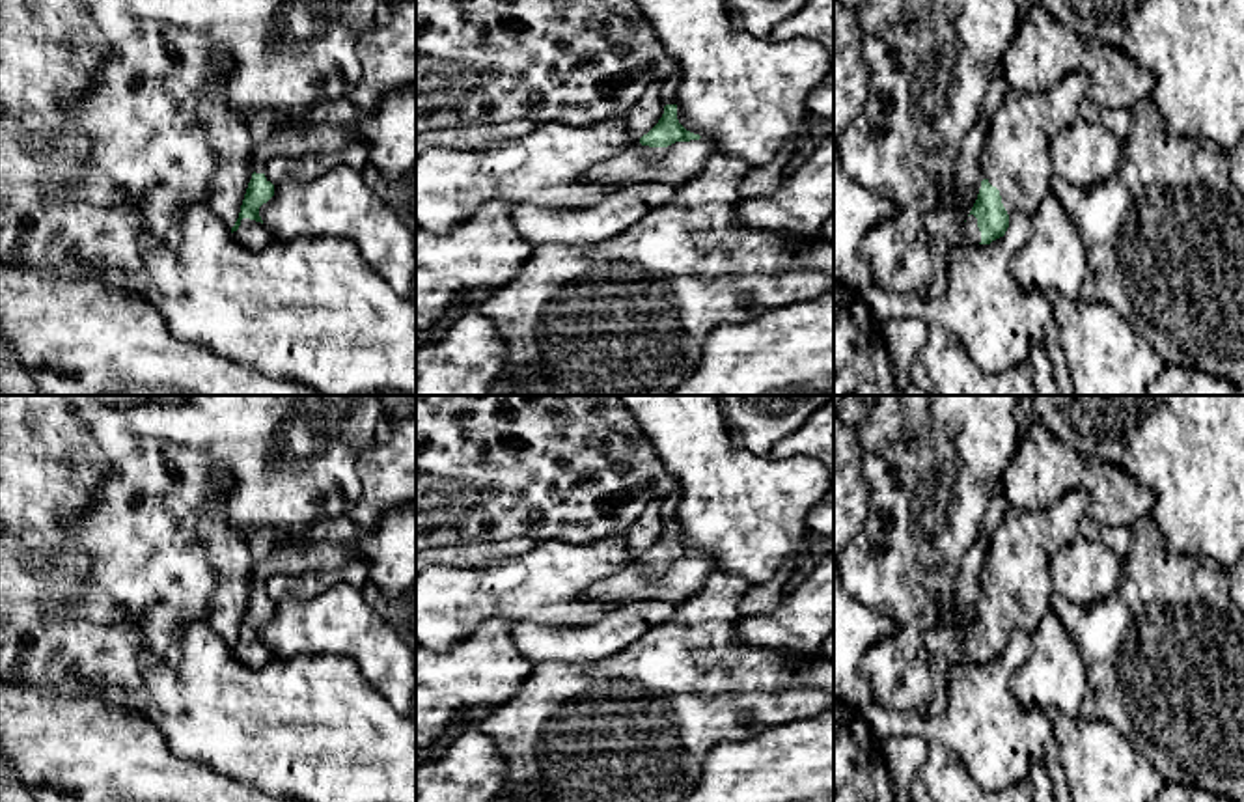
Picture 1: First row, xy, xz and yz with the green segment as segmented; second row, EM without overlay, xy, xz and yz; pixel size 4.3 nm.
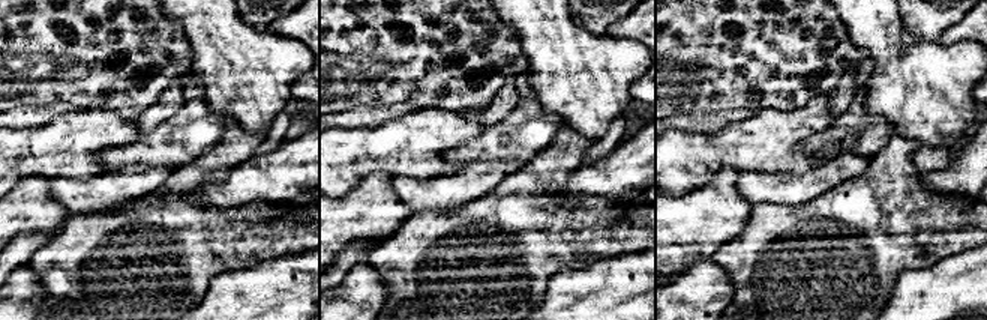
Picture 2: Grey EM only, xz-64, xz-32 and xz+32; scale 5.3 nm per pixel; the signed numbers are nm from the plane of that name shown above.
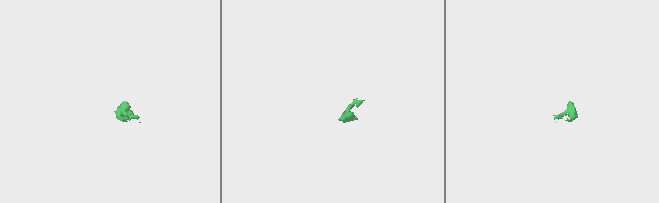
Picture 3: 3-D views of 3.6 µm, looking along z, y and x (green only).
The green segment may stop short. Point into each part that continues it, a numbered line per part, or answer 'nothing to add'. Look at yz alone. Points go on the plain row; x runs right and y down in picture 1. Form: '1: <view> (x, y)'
1: yz (1015, 577)
2: yz (970, 649)

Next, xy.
1: xy (388, 549)
2: xy (256, 653)

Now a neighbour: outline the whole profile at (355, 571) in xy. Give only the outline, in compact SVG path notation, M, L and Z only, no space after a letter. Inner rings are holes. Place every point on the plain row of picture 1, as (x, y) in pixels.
M349 558L343 565L326 571L306 571L298 576L274 576L267 582L265 595L272 602L291 593L300 599L317 597L338 584L349 584L362 589L367 582L369 569L362 558Z

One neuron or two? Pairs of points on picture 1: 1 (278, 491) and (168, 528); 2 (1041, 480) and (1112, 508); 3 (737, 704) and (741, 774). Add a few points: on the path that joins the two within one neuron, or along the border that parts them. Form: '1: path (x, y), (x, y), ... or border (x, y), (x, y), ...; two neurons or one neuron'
1: path (245, 459), (209, 459), (176, 495); one neuron
2: path (1060, 478), (1086, 478), (1097, 489); one neuron
3: border (780, 722), (748, 737), (720, 741), (702, 763); two neurons

